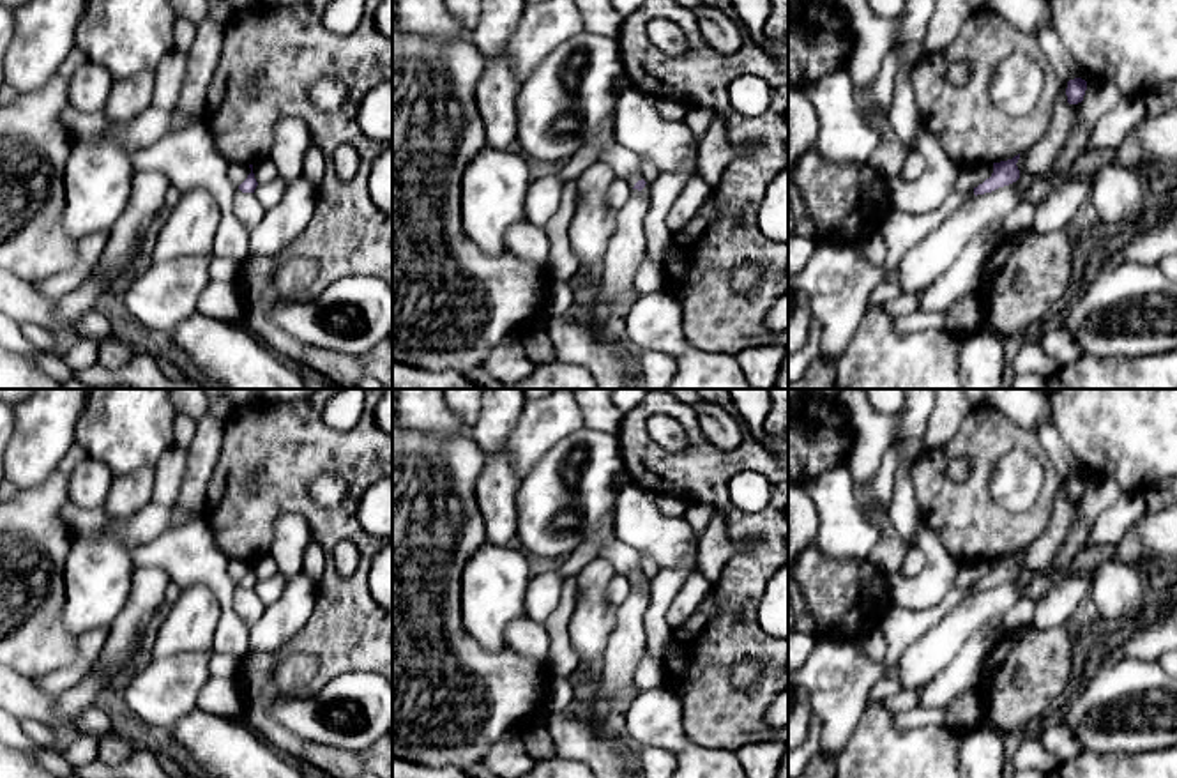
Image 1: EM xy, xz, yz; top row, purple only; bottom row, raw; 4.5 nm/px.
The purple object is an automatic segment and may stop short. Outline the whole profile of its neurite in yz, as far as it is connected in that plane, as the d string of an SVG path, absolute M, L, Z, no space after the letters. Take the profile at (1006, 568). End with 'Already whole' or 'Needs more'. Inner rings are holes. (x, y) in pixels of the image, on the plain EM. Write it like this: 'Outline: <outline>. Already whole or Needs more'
Outline: M1020 550L1014 552L1013 555L993 559L993 569L990 575L986 575L983 580L974 584L974 591L984 591L991 589L999 584L1009 582L1020 575L1020 566L1016 562L1020 555Z. Already whole

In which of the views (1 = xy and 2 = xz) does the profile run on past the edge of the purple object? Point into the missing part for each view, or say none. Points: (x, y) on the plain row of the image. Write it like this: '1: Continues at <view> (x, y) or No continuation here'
1: No continuation here
2: Continues at xz (633, 573)

